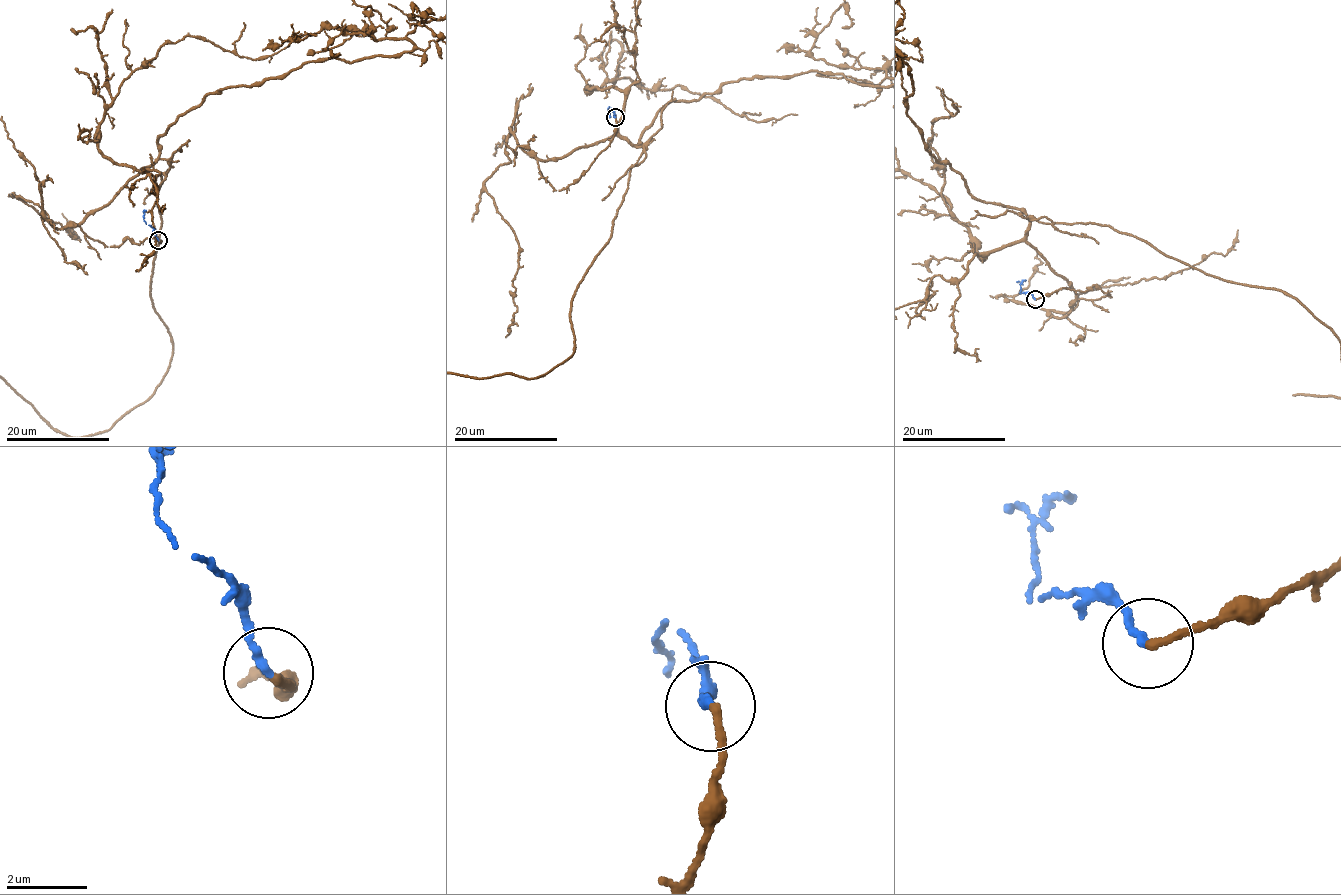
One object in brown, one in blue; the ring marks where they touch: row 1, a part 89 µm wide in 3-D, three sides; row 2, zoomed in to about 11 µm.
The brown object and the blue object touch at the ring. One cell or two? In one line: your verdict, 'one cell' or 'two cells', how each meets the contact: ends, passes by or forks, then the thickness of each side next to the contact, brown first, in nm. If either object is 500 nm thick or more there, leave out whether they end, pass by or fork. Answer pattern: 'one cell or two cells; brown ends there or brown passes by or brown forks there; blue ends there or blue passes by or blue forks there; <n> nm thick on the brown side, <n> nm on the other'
one cell; brown ends there; blue ends there; 180 nm thick on the brown side, 200 nm on the other

